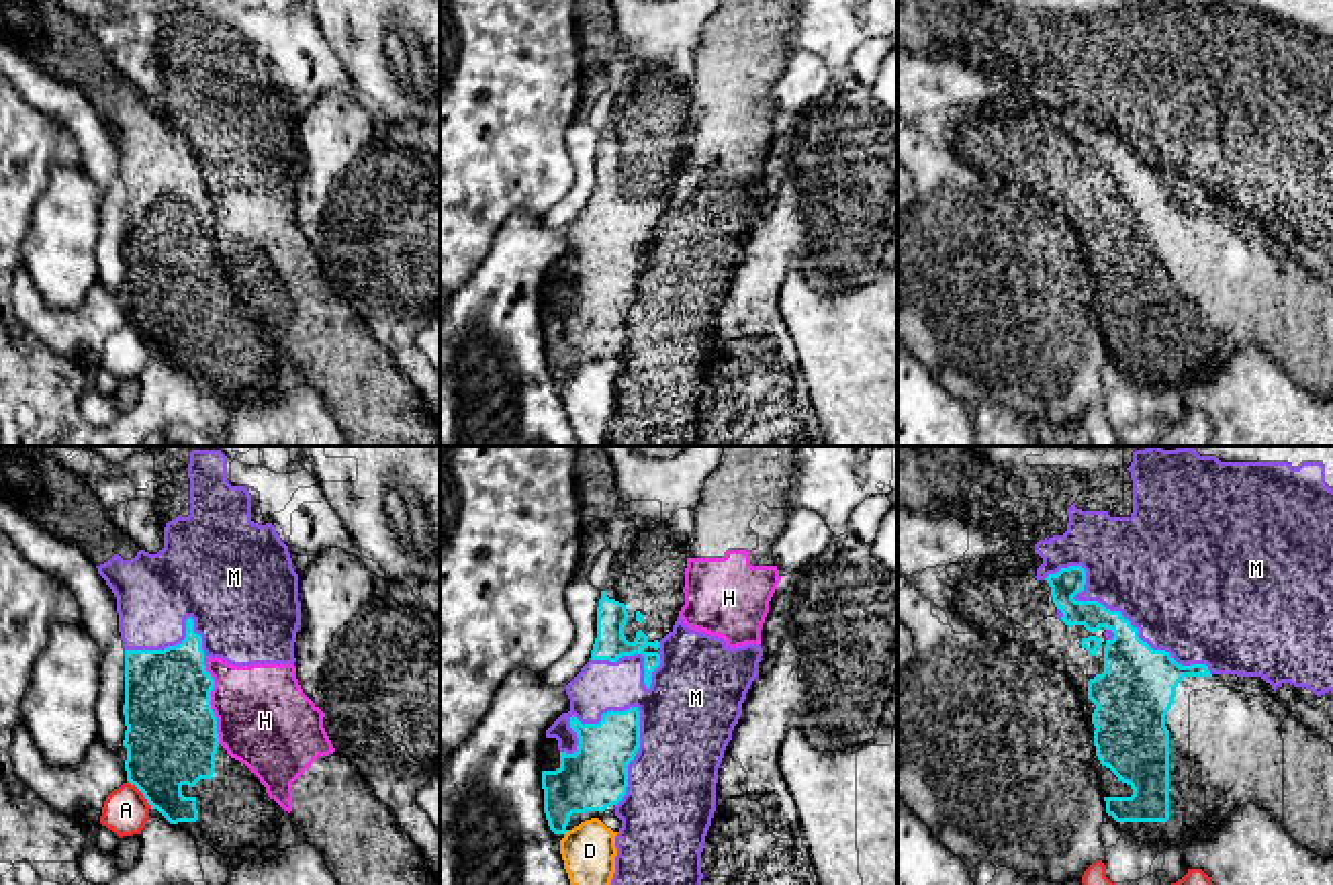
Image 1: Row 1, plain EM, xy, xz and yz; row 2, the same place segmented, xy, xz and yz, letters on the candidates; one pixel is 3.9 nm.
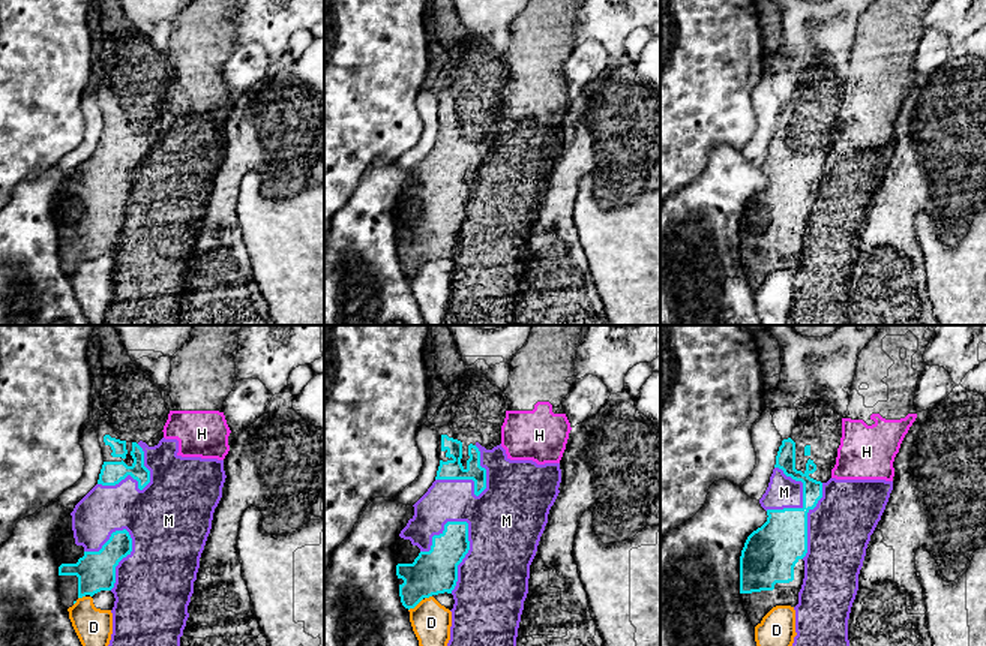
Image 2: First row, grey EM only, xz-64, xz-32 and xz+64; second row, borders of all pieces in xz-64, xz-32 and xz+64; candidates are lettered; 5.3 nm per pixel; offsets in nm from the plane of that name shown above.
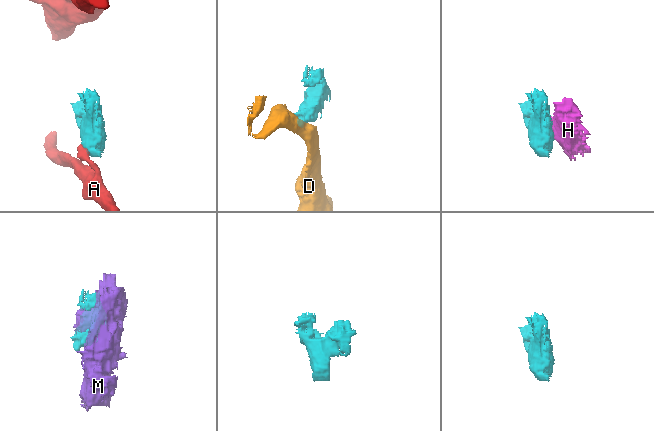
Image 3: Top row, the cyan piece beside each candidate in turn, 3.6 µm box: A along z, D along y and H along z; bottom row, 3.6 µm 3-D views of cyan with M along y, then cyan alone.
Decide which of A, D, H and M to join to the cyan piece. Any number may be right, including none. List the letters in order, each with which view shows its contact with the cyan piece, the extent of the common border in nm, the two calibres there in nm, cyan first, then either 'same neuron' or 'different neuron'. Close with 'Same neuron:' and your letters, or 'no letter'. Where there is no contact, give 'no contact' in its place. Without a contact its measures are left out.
A: contact in xy; length 160 nm; calibres 360 and 180 nm; different neuron
D: no contact; different neuron
H: contact in xy; length 360 nm; calibres 360 and 380 nm; different neuron
M: contact in yz; length 750 nm; calibres 240 and 460 nm; different neuron
Same neuron: no letter

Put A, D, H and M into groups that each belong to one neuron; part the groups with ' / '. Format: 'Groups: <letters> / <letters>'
Groups: A / D / H M

